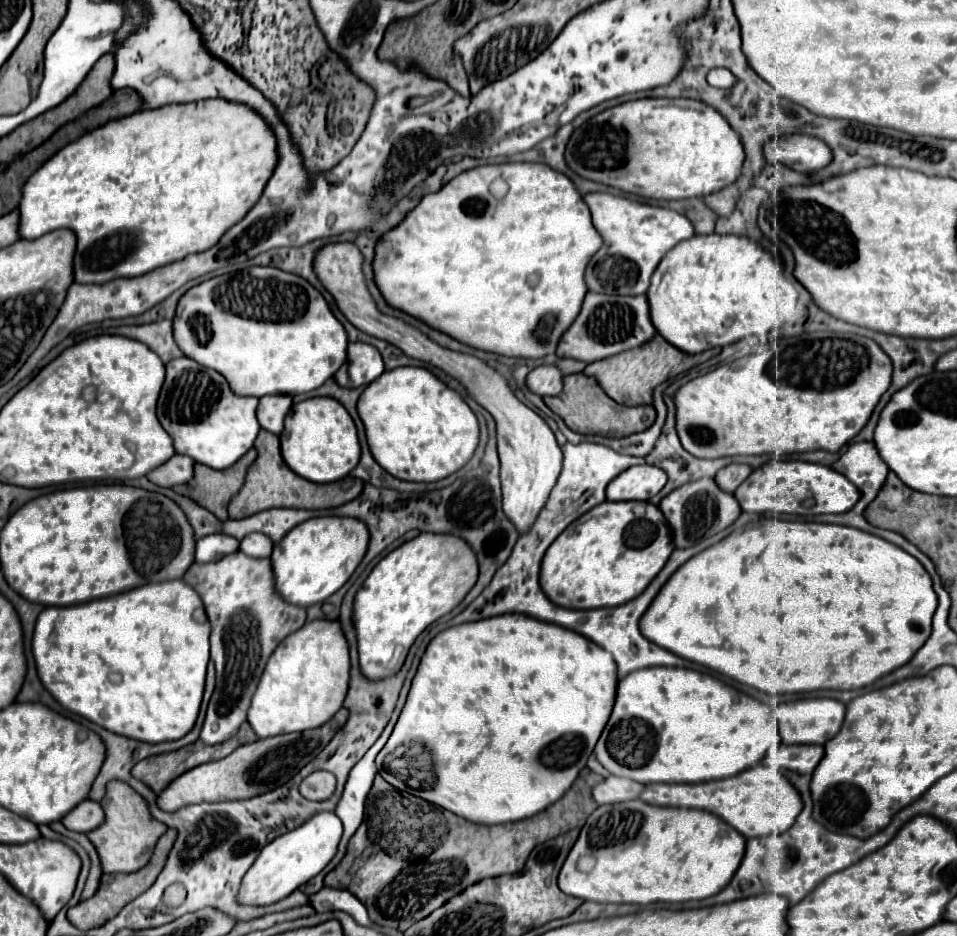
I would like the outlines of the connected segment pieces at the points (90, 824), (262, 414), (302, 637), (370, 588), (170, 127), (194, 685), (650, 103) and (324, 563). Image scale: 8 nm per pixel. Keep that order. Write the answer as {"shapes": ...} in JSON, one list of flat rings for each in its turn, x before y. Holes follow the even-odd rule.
{"shapes":[[[84,800,72,812,68,812,68,816,64,816,62,822,68,830,90,832,90,830,98,828,104,822,104,810,102,810,100,802]],[[262,396,256,408,260,428,272,434,280,434,284,428,284,418,290,408,292,408,290,396]],[[312,620,292,632,270,656,248,710,258,738,310,730,342,708,350,682,350,650,338,620]],[[422,532,384,556,358,590,354,602,358,654,364,676,380,680,398,672,420,632,454,610,472,590,476,578,476,554,468,542,454,534]],[[208,98,208,100,196,100,196,102,186,102,186,104,166,104,160,108,134,112,126,118,110,120,104,126,98,126,92,132,84,134,76,142,64,146,40,170,36,170,32,174,32,178,22,188,22,202,18,204,20,216,22,216,20,234,22,234,22,238,32,240,32,238,40,238,52,230,58,230,58,228,72,228,78,238,78,248,76,248,76,258,74,258,74,280,76,282,102,284,102,282,116,280,116,278,140,276,150,270,156,270,160,266,166,266,170,262,178,262,178,260,186,258,188,254,196,254,196,252,212,248,222,238,222,234,226,230,230,230,236,222,240,222,248,214,248,210,258,202,266,182,274,174,276,162,278,162,276,136,274,136,270,124,248,104,230,102,224,98],[118,154,124,154,124,170,118,170]],[[166,580,160,584,146,584,142,588,124,592,124,594,116,594,116,596,108,596,108,598,100,598,100,600,92,600,80,606,50,606,44,608,38,616,36,628,34,628,34,638,32,638,32,652,34,652,34,660,36,660,36,668,38,668,38,676,42,680,42,684,50,690,50,694,70,712,88,718,90,722,104,726,110,732,134,738,134,740,144,740,150,744,158,744,158,742,170,742,170,740,178,740,182,736,186,736,192,726,196,724,198,712,200,712,200,702,202,702,202,694,204,694,204,680,206,680,206,664,210,660,210,646,208,646,208,636,210,636,210,622,206,618,204,606,200,596,188,586,184,584,184,580]],[[644,98,608,108,584,122,572,132,564,158,568,168,582,178,644,198,680,200,700,198,732,184,740,176,744,150,734,128,712,106,686,98]],[[318,516,298,524,280,544,274,546,270,556,278,594,286,602,304,608,326,600,342,588,342,584,358,568,368,550,368,542,368,526,350,516]]]}

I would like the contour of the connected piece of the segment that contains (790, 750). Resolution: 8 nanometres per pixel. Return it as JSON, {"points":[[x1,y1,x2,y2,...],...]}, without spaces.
{"points":[[794,744,794,746,780,746,778,762,786,770,794,770,798,774,812,774,822,756,824,748,818,744]]}

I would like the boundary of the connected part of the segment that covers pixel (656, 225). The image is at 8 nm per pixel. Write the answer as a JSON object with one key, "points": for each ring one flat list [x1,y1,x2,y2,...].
{"points":[[590,192,584,194,582,200,590,208,594,228,602,236,602,246,590,258,584,272,588,292,624,294,624,296,646,294,650,276,664,258,664,254,678,242,694,236,692,222,686,216,668,208,640,204,606,192]]}

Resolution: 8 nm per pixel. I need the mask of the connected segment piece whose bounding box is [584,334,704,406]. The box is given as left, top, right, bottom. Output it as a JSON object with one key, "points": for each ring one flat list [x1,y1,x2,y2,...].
{"points":[[654,336,652,340,648,340,646,344,642,344,640,348,632,348,628,352,620,352,616,356,608,356,604,360,592,362,584,368,586,376,594,376,600,384,600,388,618,404,624,406,640,406,640,404,652,404,652,390,662,384,664,380,668,380,674,374,680,374,696,364,700,364,704,360,702,354,690,356,678,348,674,348,672,344,668,344,666,340,662,340,662,336]]}

